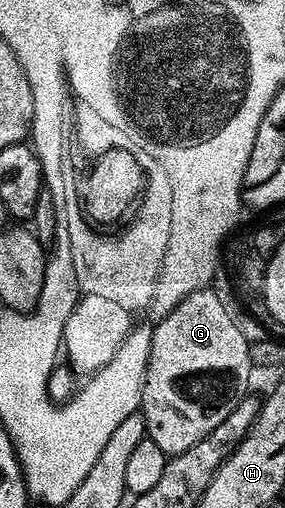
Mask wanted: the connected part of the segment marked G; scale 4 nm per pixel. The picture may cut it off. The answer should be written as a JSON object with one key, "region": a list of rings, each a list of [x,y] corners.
{"region":[[[209,287],[187,295],[187,299],[178,303],[167,316],[154,326],[153,335],[149,338],[149,358],[147,359],[145,378],[141,384],[139,412],[145,416],[145,432],[148,440],[155,442],[159,446],[159,451],[172,455],[187,451],[187,447],[195,447],[195,443],[199,443],[199,439],[211,435],[211,431],[215,431],[215,427],[219,427],[219,423],[223,423],[223,419],[227,419],[227,415],[231,415],[231,411],[235,411],[237,404],[250,392],[249,373],[254,372],[253,364],[249,358],[250,344],[251,342],[247,339],[243,339],[243,331],[239,331],[239,327],[235,327],[235,319],[231,319],[231,315],[227,315],[223,303],[219,303],[219,295],[215,295],[212,288]]]}

